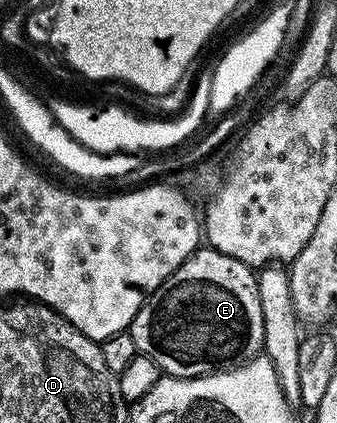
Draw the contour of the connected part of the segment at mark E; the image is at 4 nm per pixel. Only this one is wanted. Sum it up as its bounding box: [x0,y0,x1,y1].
[129,245,265,379]

